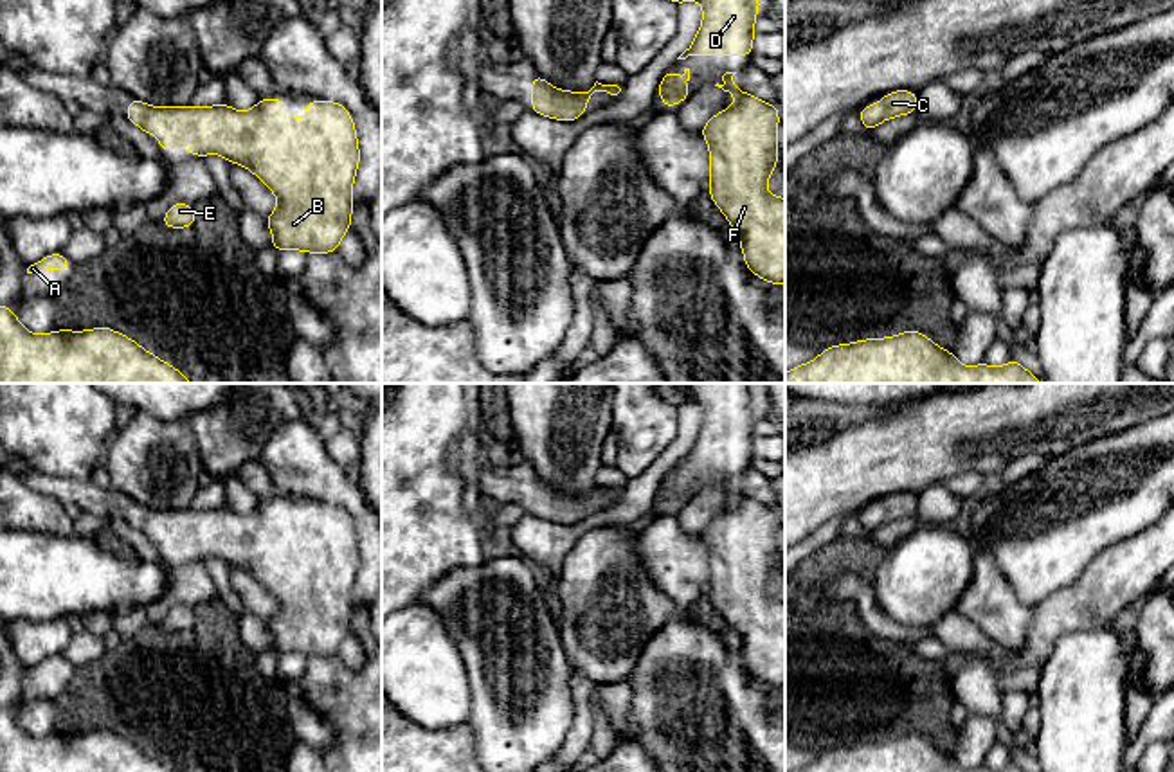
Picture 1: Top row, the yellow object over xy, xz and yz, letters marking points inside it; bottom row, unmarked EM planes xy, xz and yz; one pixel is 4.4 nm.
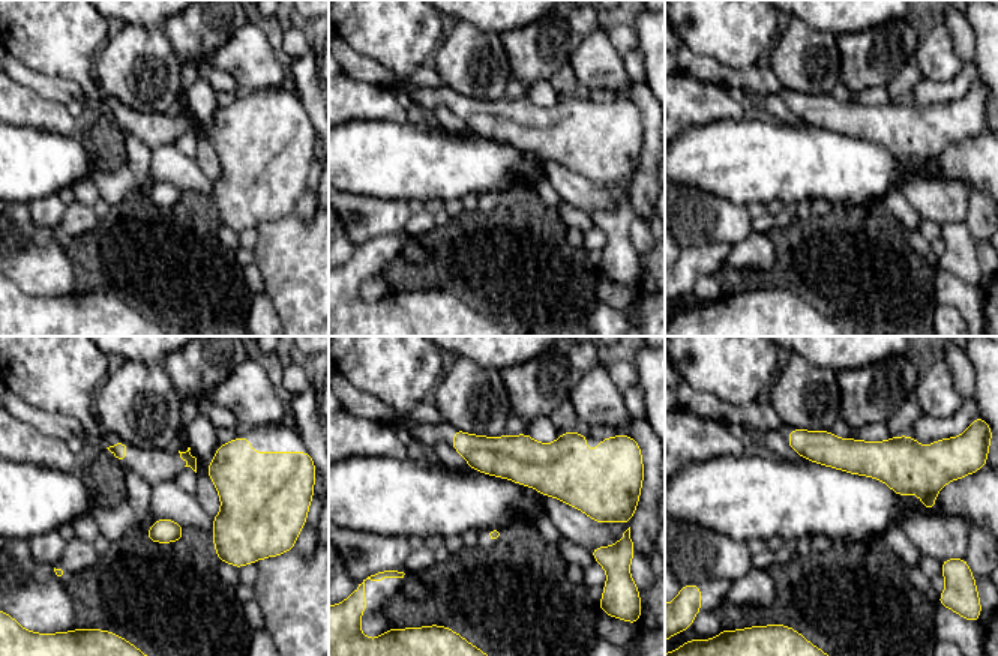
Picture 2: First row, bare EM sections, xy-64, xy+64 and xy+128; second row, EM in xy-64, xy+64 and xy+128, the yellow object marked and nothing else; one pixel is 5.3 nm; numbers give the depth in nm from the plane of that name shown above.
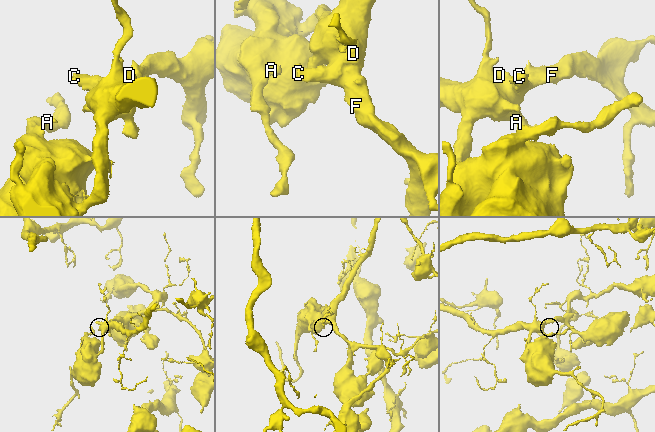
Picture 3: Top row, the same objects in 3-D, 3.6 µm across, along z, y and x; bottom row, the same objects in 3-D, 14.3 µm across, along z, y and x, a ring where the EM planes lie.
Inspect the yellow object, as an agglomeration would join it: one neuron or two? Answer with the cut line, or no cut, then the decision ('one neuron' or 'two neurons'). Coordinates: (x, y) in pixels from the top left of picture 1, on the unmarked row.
no cut; one neuron

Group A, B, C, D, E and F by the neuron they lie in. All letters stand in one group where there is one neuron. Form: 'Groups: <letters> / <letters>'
Groups: A B C D E F

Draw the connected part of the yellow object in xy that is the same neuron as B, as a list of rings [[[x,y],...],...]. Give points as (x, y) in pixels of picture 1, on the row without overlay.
[[[131,500],[124,520],[149,540],[157,536],[162,554],[184,551],[196,561],[218,556],[229,567],[239,567],[256,578],[277,599],[277,610],[263,621],[274,639],[270,651],[333,657],[351,632],[360,551],[355,524],[346,509],[319,502],[306,504],[304,513],[306,522],[290,522],[288,504],[272,500],[261,500],[247,515],[238,515],[227,506],[171,511]]]

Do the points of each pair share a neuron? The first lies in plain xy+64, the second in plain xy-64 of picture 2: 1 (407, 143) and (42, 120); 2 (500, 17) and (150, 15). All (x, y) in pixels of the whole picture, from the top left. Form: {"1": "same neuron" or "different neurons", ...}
{"1": "different neurons", "2": "same neuron"}

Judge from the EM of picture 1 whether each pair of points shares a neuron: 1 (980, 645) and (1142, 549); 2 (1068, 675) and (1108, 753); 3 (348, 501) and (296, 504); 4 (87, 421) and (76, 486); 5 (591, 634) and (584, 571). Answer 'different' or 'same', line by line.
1: same
2: same
3: different
4: different
5: same

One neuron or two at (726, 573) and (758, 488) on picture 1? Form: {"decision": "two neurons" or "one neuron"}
{"decision": "two neurons"}

